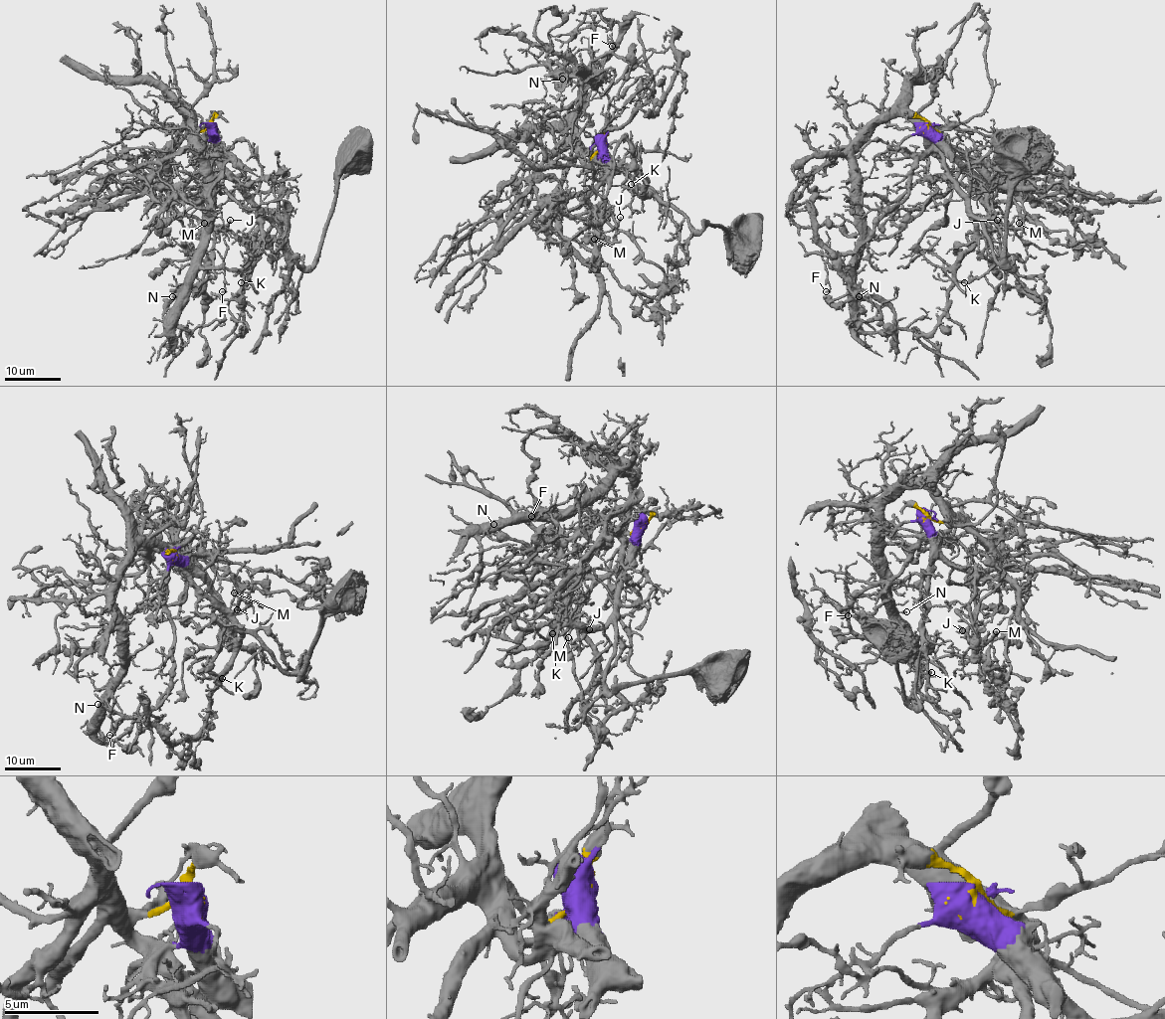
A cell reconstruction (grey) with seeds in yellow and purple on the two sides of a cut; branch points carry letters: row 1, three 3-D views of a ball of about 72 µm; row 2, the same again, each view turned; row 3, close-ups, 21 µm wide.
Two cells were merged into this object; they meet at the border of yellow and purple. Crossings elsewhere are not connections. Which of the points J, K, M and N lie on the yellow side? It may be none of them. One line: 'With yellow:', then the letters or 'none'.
With yellow: K, N

